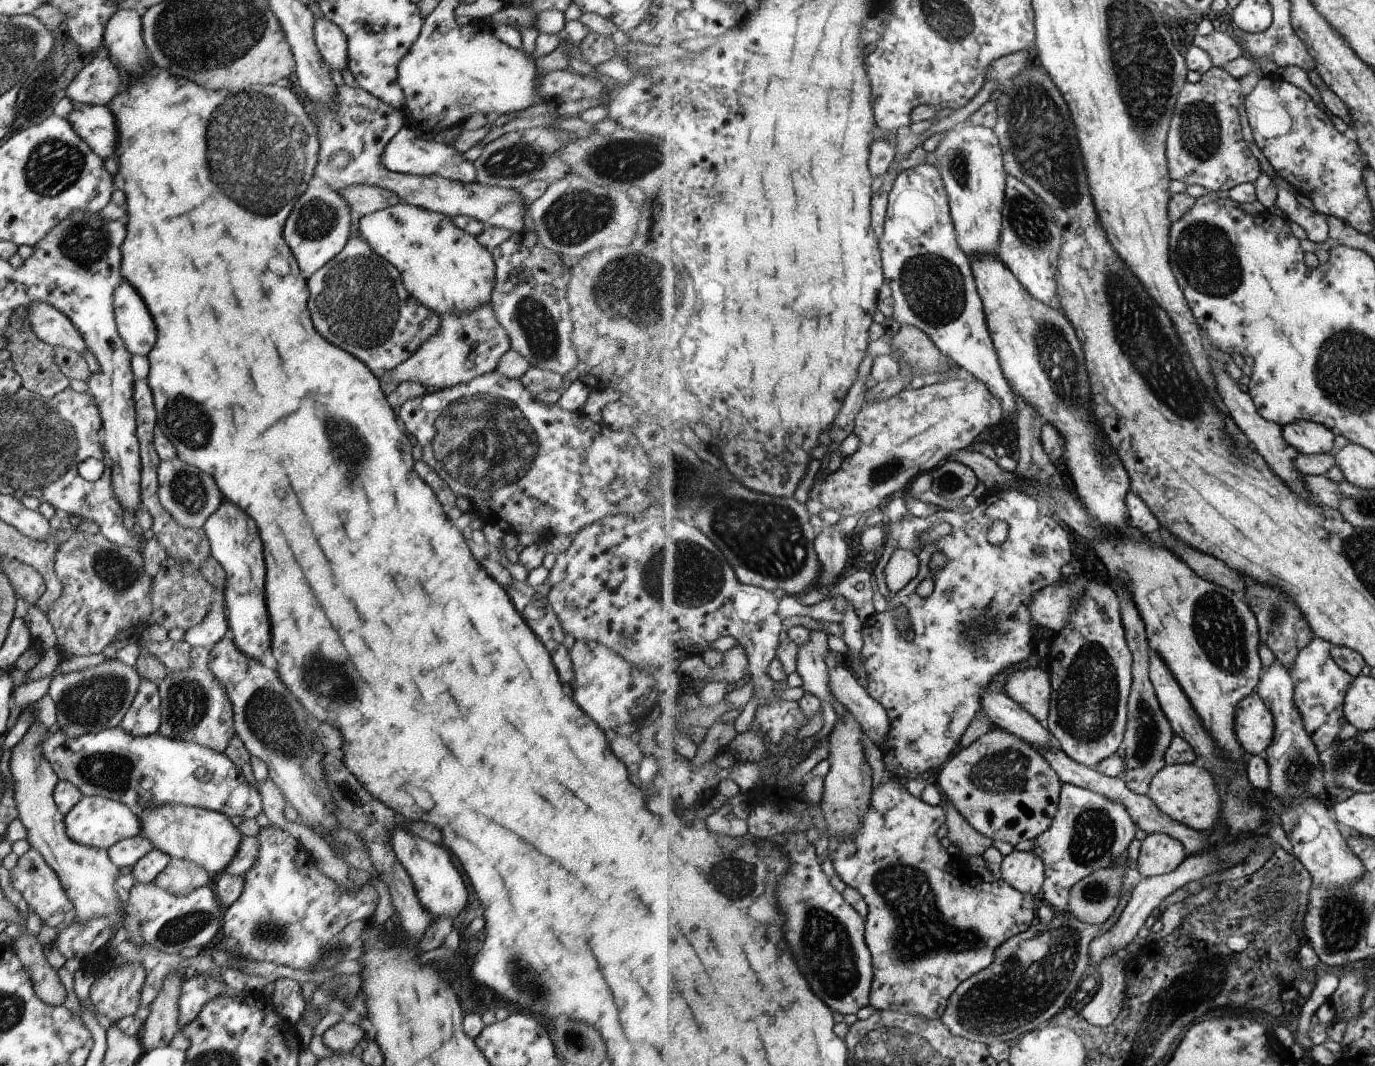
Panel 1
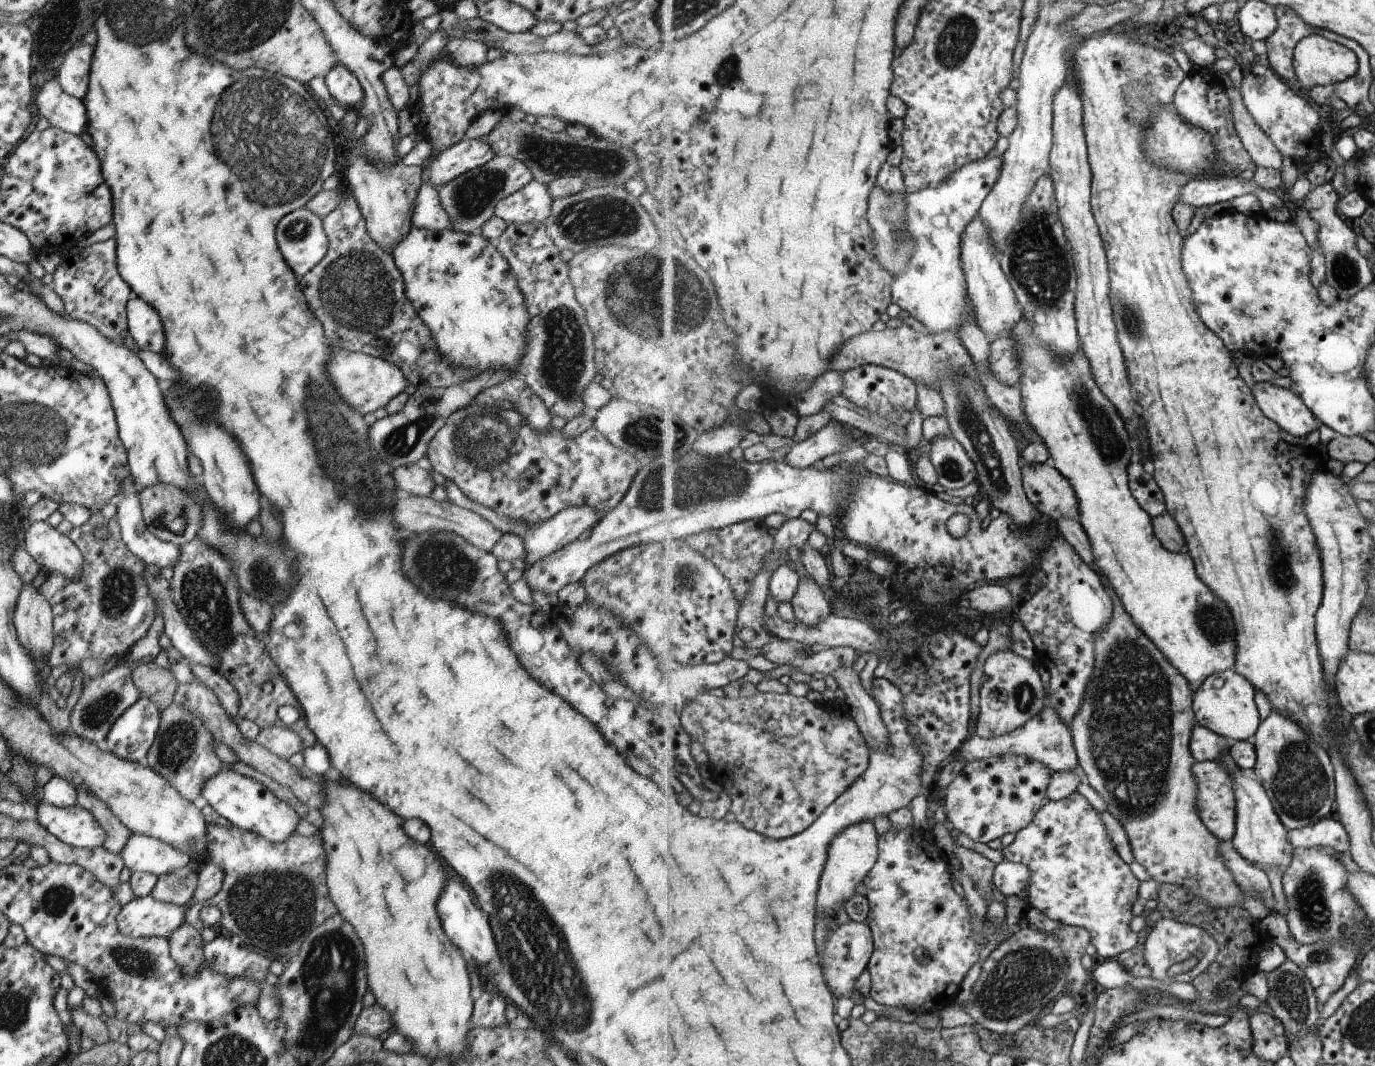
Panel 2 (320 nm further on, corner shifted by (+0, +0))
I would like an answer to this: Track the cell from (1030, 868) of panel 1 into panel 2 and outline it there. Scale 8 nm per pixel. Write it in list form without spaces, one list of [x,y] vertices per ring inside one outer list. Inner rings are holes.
[[[1001,861],[994,872],[994,888],[1005,896],[1021,897],[1030,885],[1031,870],[1028,866],[1011,861]]]

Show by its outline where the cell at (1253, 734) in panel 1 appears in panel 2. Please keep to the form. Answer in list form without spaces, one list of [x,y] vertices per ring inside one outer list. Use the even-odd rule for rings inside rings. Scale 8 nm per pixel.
[[[1233,669],[1214,672],[1194,692],[1197,724],[1218,732],[1233,743],[1253,740],[1263,722],[1255,704],[1255,690],[1256,688],[1247,677],[1241,676]]]

